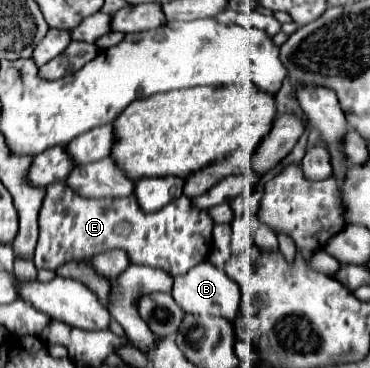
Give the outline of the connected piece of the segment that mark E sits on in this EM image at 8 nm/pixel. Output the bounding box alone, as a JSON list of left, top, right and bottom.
[35,183,213,277]

